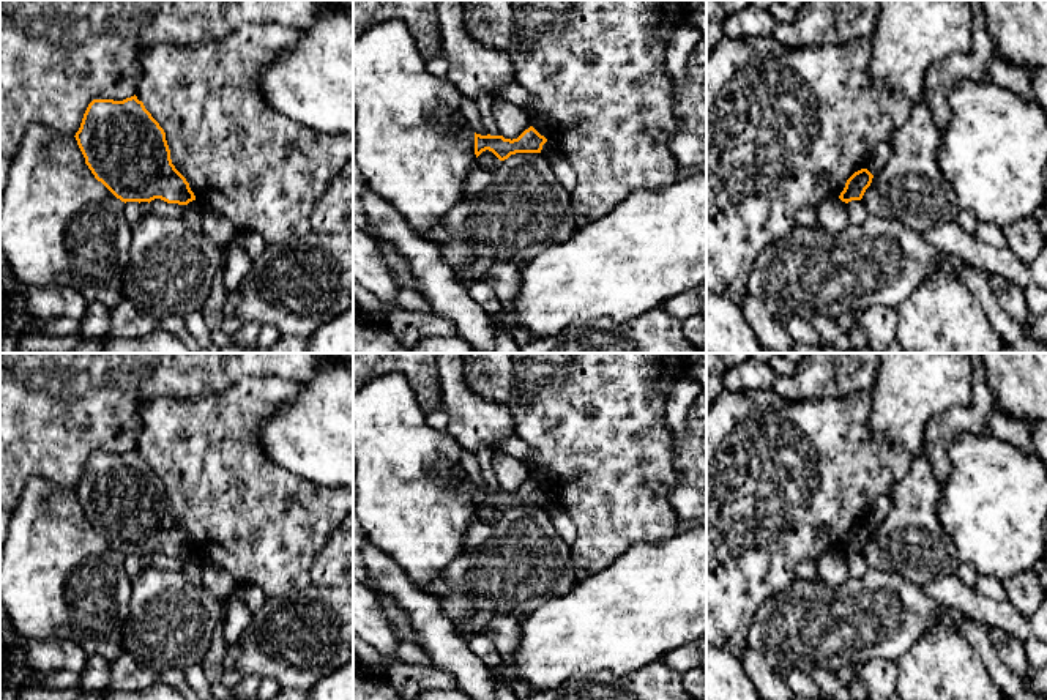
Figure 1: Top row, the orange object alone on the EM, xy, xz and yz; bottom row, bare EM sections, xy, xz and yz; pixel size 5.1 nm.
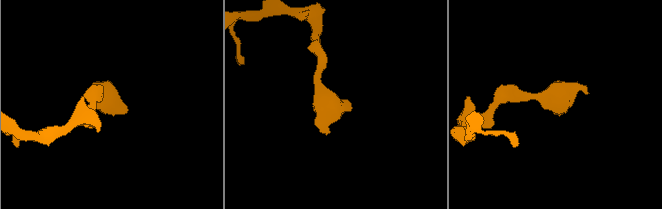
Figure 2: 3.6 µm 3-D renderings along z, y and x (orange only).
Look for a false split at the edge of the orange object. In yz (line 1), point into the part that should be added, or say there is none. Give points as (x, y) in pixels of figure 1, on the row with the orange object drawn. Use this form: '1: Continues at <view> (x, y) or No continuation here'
1: No continuation here

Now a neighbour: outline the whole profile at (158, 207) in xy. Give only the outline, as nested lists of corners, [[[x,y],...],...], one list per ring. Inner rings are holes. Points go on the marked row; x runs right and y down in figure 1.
[[[155,199],[150,203],[151,203],[151,213],[166,216],[166,218],[181,219],[186,210],[186,205],[167,203],[161,199]]]

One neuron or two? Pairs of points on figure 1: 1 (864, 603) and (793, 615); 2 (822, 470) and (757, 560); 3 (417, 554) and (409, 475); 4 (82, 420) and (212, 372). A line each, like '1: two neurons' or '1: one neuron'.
1: one neuron
2: one neuron
3: one neuron
4: one neuron

